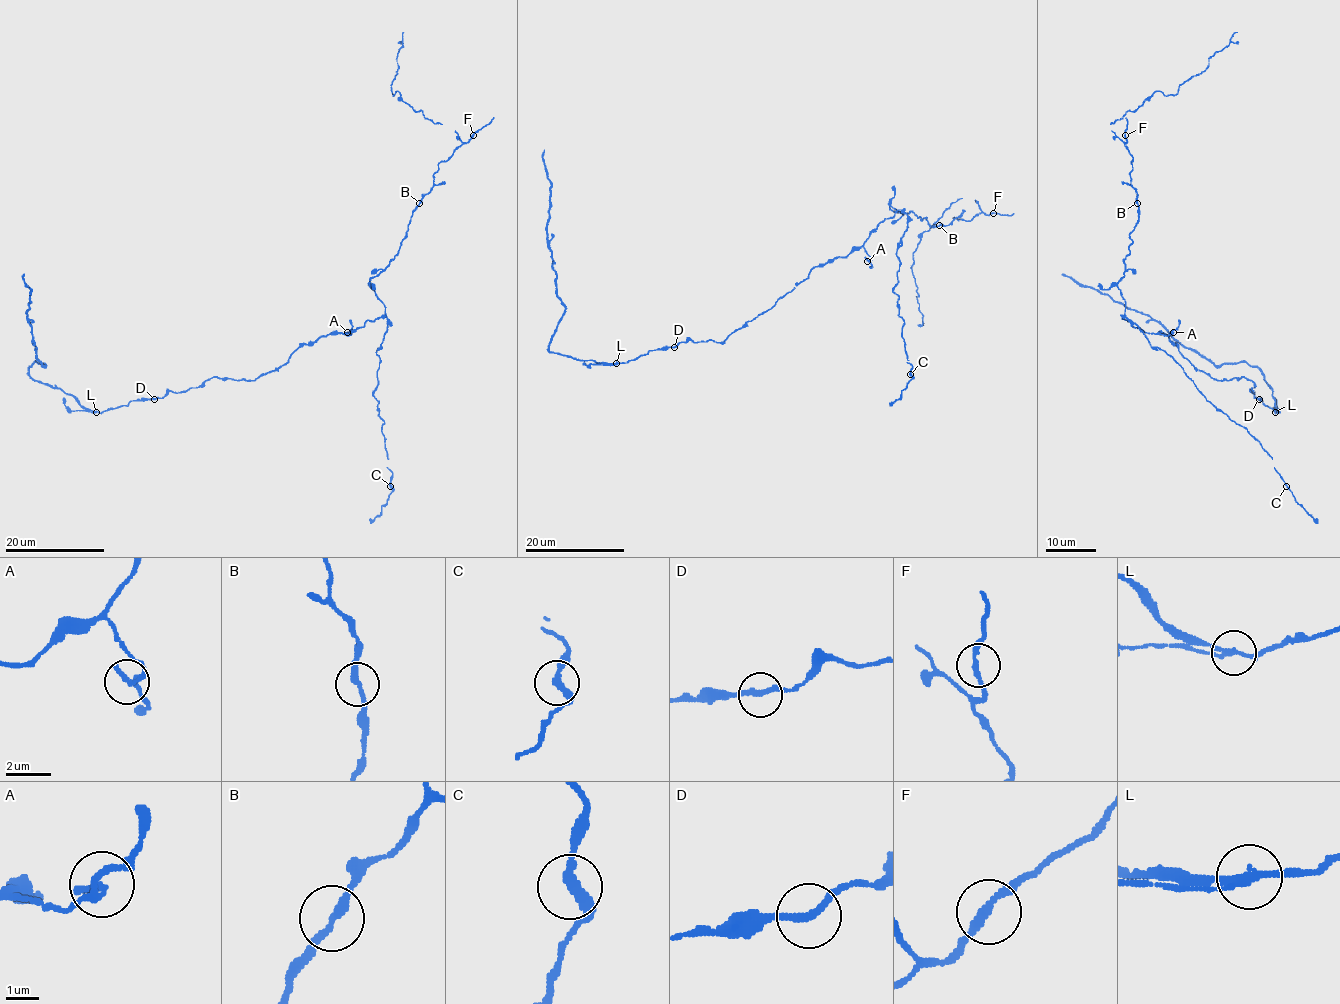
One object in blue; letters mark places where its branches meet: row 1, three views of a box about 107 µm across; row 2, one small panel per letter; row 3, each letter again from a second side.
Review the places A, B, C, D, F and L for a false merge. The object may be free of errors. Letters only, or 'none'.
L

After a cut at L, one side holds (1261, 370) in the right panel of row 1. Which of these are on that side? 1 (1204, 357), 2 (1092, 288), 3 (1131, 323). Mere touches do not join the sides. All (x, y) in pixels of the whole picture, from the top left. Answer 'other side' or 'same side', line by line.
1: same side
2: same side
3: other side

